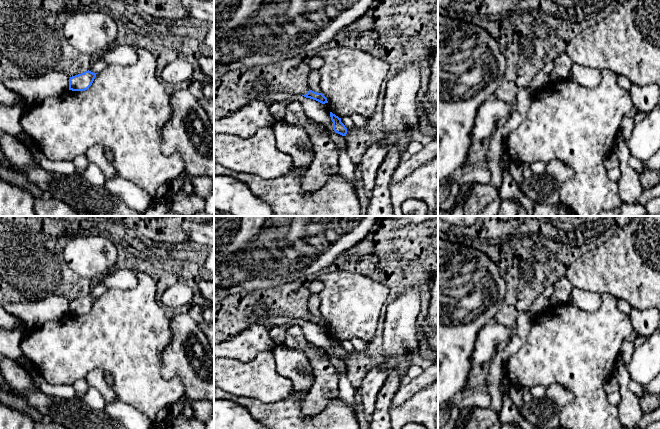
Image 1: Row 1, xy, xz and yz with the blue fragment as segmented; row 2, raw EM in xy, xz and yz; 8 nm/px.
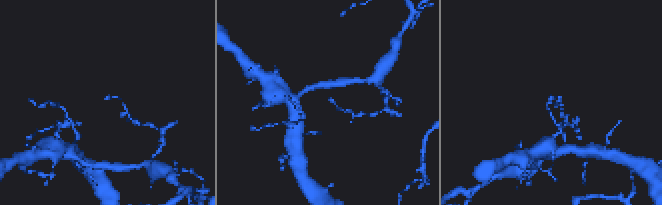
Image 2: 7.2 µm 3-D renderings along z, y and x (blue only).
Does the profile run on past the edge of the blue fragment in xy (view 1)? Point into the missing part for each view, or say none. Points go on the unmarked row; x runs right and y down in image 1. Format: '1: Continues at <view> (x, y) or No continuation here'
1: No continuation here

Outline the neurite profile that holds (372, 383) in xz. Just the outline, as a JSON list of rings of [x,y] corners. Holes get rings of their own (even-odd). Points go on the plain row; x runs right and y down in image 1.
[[[382,360],[374,366],[363,379],[358,388],[362,397],[363,411],[366,415],[372,415],[375,409],[377,395],[384,385],[388,373]]]

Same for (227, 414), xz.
[[[227,399],[214,400],[214,429],[269,429],[256,421],[244,406]]]

